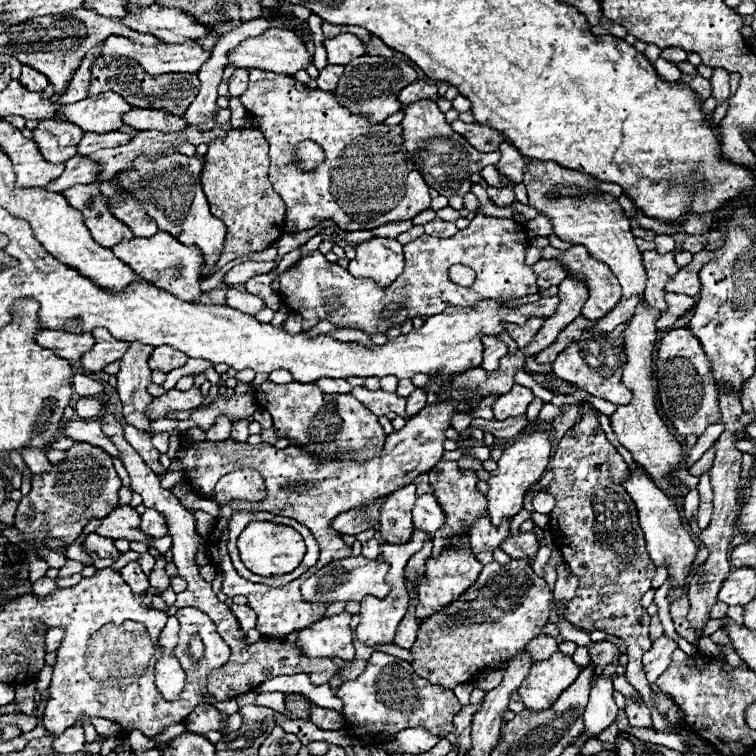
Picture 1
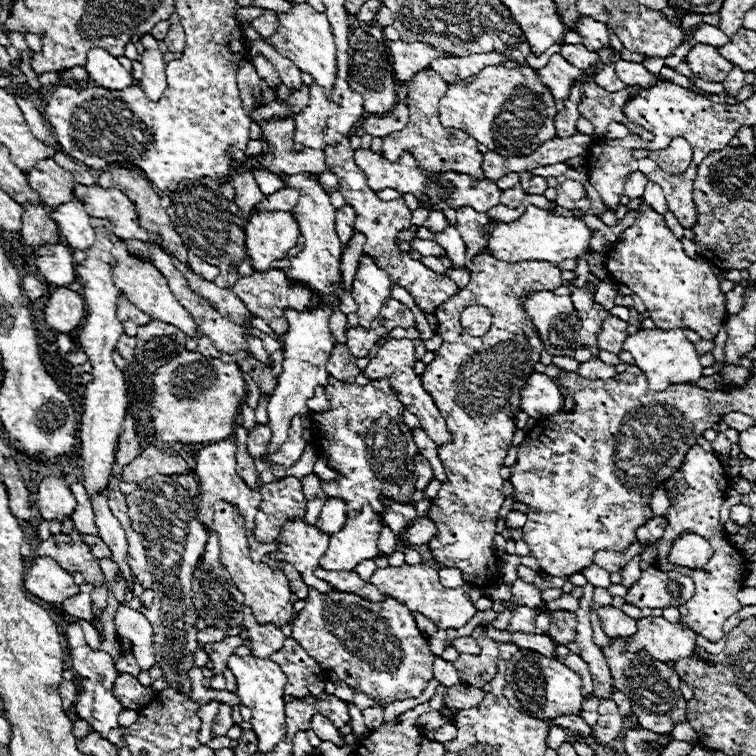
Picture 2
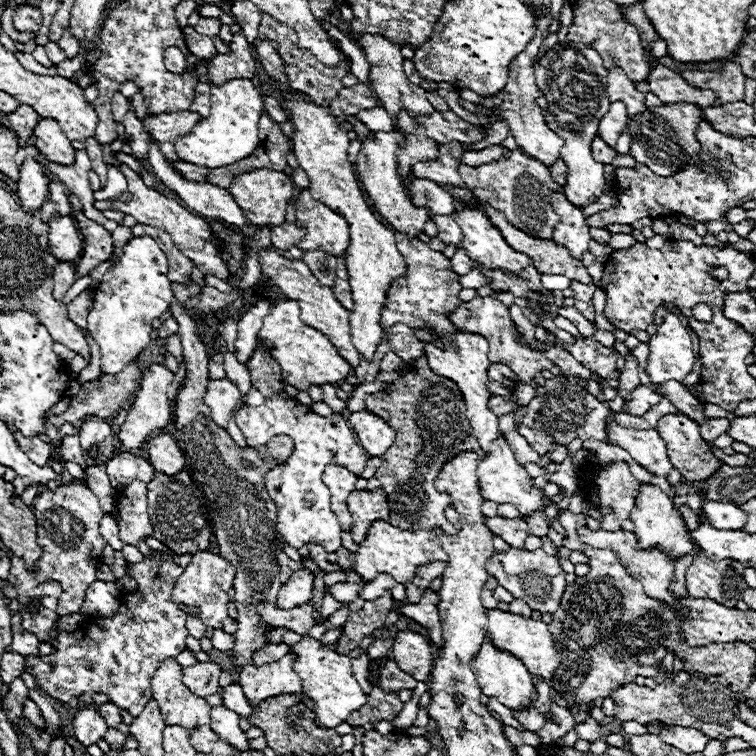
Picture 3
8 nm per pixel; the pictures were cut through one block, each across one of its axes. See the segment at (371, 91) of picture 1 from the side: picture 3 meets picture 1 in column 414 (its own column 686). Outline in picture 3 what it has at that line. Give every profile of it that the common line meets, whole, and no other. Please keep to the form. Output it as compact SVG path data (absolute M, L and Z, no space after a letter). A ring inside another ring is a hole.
M724 62L718 70L698 72L698 70L684 70L682 78L690 82L690 86L698 86L700 90L714 90L718 94L718 104L738 102L744 100L744 74L738 64Z

